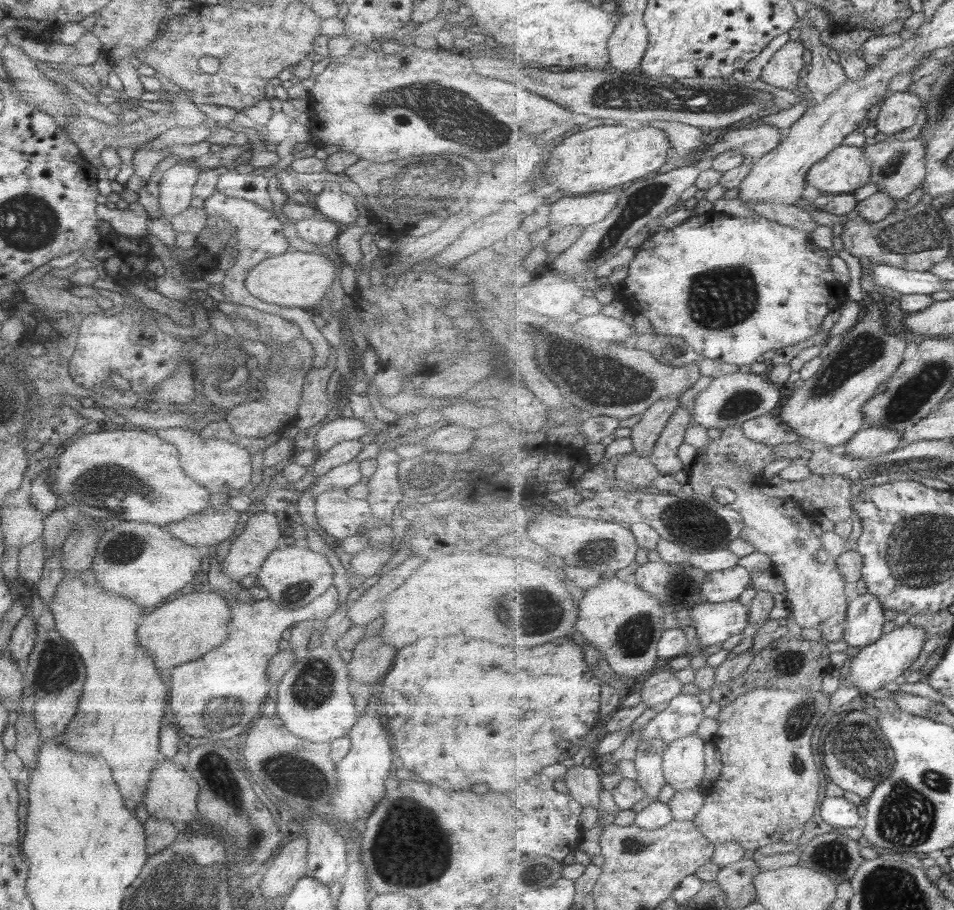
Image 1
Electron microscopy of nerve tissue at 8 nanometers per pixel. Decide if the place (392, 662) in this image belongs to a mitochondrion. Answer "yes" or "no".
no

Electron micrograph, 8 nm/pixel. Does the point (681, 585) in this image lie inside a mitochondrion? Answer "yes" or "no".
yes

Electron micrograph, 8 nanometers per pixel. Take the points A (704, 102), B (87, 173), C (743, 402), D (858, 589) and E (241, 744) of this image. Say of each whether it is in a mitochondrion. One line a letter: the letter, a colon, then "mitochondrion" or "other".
A: mitochondrion
B: other
C: mitochondrion
D: other
E: other

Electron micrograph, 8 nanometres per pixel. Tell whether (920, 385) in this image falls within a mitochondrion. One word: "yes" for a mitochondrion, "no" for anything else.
yes

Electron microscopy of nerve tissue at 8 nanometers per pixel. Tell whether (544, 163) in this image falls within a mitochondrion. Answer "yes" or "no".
no

